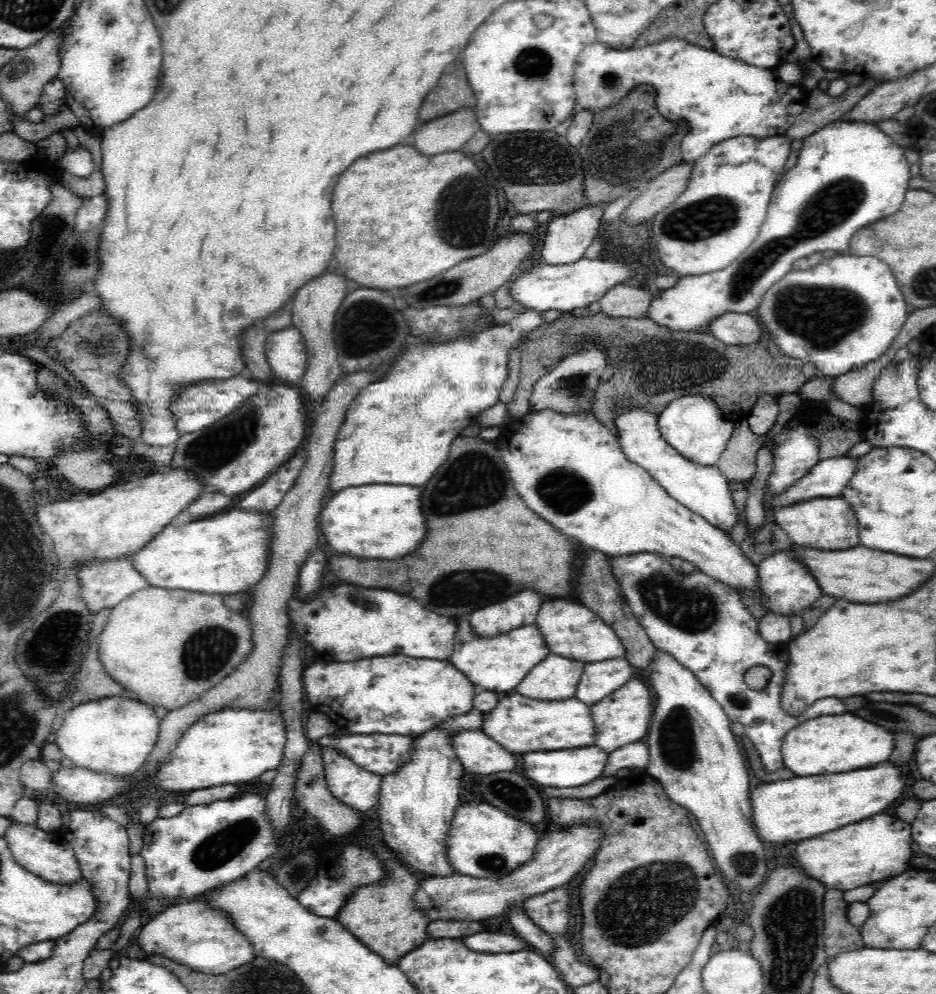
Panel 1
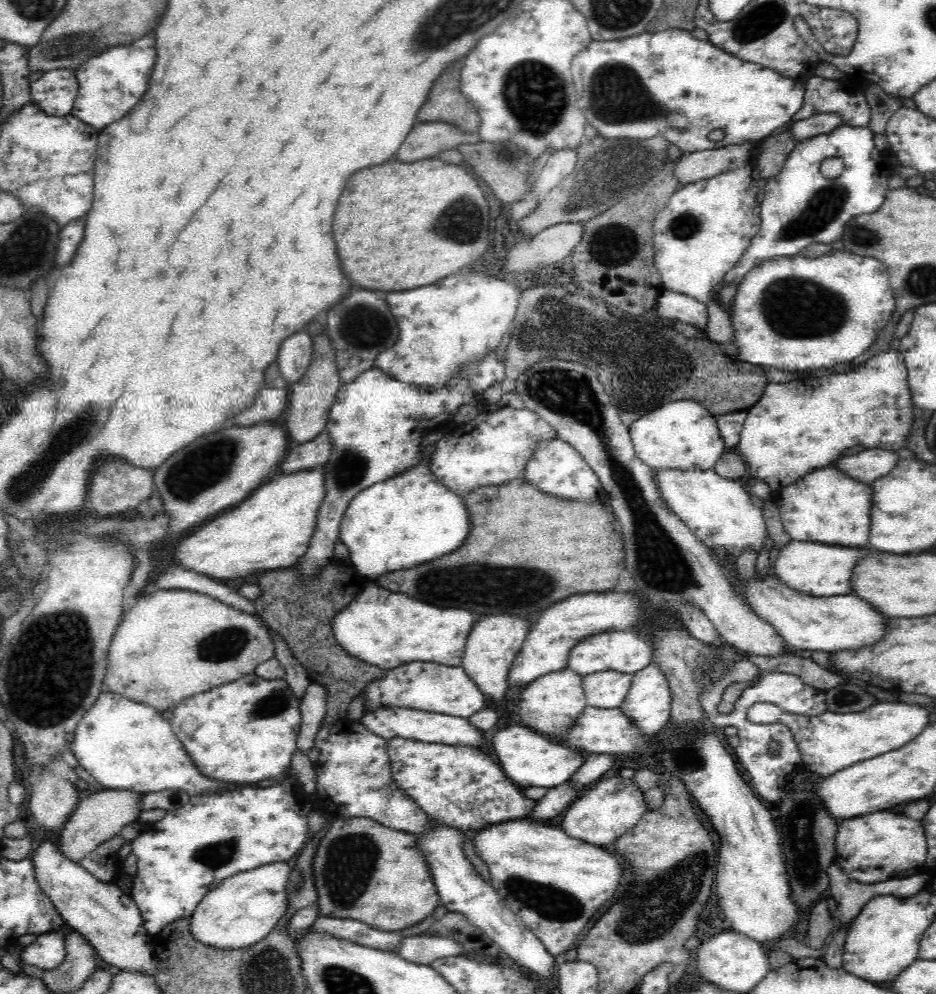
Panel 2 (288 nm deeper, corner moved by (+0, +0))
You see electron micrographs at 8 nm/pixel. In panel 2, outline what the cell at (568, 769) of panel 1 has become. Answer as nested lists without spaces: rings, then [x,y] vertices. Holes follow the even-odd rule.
[[[510,726],[510,728],[498,730],[490,746],[494,746],[490,754],[496,754],[496,762],[504,770],[504,776],[518,786],[552,790],[556,786],[570,782],[570,778],[574,778],[574,774],[578,774],[578,770],[586,764],[580,752],[560,744],[552,744],[546,740],[544,734],[530,732],[528,728],[522,728],[522,726]]]

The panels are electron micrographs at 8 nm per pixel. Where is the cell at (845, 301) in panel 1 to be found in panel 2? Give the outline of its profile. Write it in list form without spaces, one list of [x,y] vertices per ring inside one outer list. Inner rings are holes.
[[[832,250],[830,254],[818,256],[818,258],[804,258],[804,256],[794,256],[794,258],[774,258],[772,262],[766,262],[764,266],[758,266],[748,278],[746,282],[742,282],[738,286],[738,292],[734,296],[732,308],[728,310],[730,316],[730,324],[734,328],[734,346],[738,350],[738,360],[752,364],[752,366],[772,366],[778,370],[810,370],[810,368],[830,368],[834,364],[842,364],[846,360],[854,360],[860,354],[864,354],[874,340],[878,338],[880,330],[888,324],[888,320],[892,318],[894,310],[896,310],[896,300],[894,300],[896,292],[890,288],[888,284],[888,272],[886,268],[876,260],[876,258],[862,258],[858,254],[850,254],[850,252],[842,252],[842,250]]]

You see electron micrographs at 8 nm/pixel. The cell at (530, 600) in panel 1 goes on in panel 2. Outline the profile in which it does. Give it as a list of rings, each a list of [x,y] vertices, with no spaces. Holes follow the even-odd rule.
[[[498,614],[498,616],[480,616],[480,620],[474,620],[468,634],[462,668],[478,684],[482,694],[486,694],[486,698],[490,698],[492,702],[500,702],[506,696],[508,692],[506,672],[510,670],[510,664],[520,652],[522,642],[526,642],[528,632],[530,632],[528,622],[518,616]]]

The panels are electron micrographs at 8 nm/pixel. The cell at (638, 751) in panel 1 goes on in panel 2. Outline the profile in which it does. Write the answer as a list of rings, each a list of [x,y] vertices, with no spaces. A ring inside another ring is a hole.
[[[570,782],[548,790],[548,794],[536,802],[532,816],[528,816],[528,820],[544,824],[544,822],[550,822],[558,816],[564,816],[566,810],[576,802],[576,798],[578,798],[576,792],[578,792],[578,788],[570,786]]]

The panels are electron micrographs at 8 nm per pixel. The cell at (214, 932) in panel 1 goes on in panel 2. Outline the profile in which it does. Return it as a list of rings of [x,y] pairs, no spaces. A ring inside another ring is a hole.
[[[288,862],[260,866],[258,870],[226,878],[226,882],[220,882],[218,888],[210,890],[192,912],[188,922],[192,940],[196,940],[202,946],[226,952],[256,946],[256,942],[262,942],[272,932],[280,916],[284,916],[288,884],[290,884]]]

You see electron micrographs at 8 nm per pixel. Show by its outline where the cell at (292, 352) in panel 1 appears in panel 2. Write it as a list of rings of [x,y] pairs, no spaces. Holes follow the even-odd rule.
[[[296,332],[288,336],[280,352],[276,356],[276,364],[282,372],[282,378],[288,380],[290,386],[300,382],[312,362],[312,336],[308,332]]]

